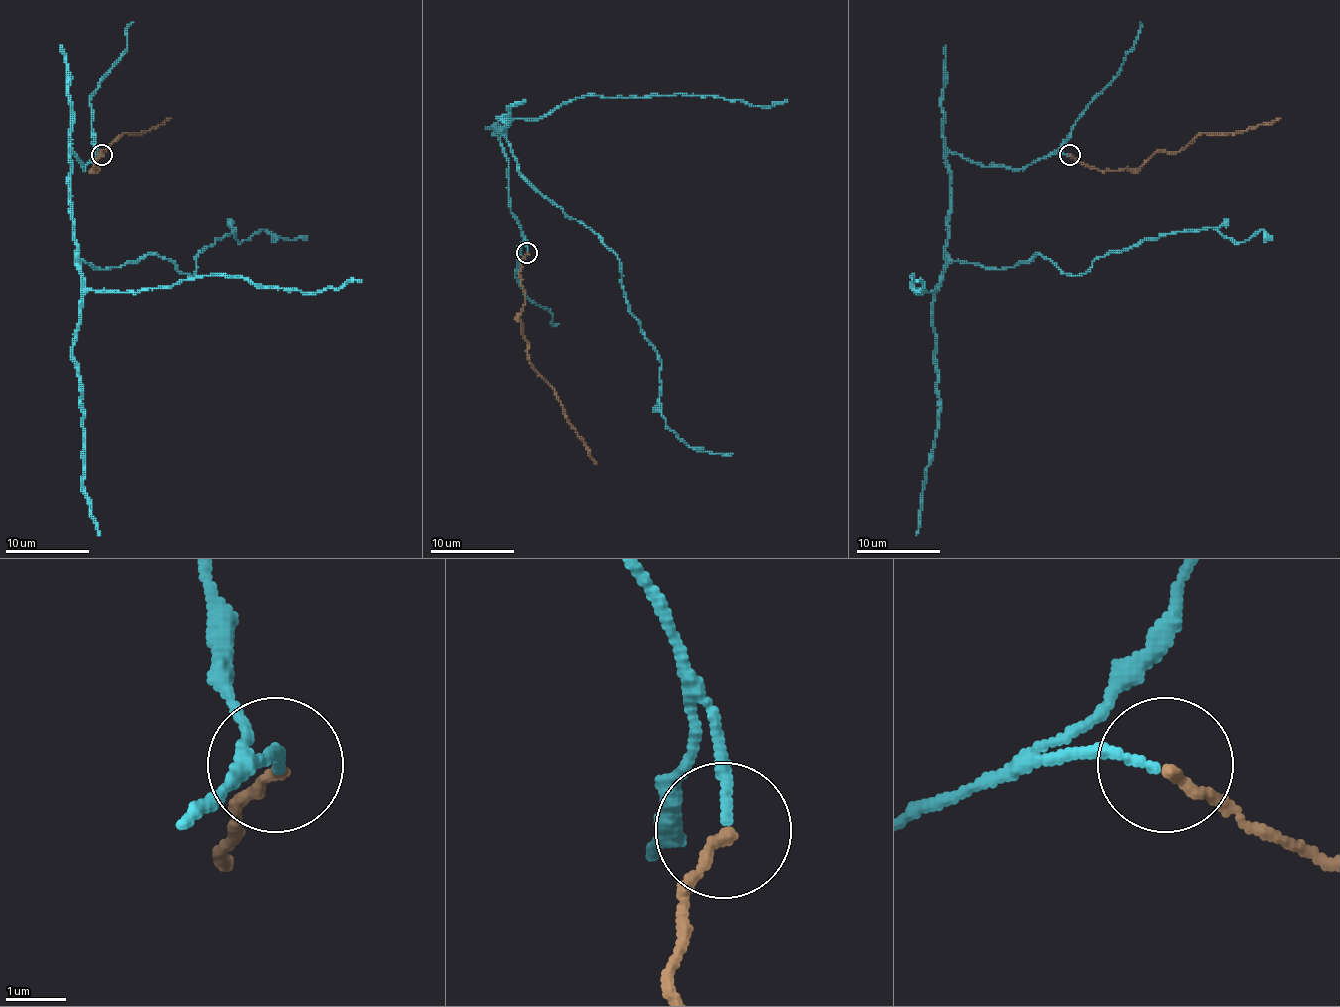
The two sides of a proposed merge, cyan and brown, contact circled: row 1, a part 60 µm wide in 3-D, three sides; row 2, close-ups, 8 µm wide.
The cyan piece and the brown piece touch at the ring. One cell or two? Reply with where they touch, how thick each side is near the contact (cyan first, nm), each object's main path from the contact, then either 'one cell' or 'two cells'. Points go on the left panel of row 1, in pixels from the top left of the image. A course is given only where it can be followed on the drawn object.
place (101, 154); calibres 170 and 180 nm; course cyan (102, 154), (70, 158), (77, 252), (93, 267), (158, 254), (194, 275), (234, 227), (240, 242), (307, 236); course brown (102, 154), (93, 166), (95, 171), (100, 171), (93, 169), (95, 158), (120, 135), (146, 133), (171, 118); one cell

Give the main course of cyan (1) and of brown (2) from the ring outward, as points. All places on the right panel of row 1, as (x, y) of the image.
1: (1069, 154), (1021, 169), (949, 152), (945, 252), (987, 267), (1040, 254), (1081, 275), (1180, 231), (1270, 236)
2: (1069, 154), (1100, 171), (1138, 169), (1157, 152), (1180, 152), (1199, 135), (1243, 133), (1280, 118)

